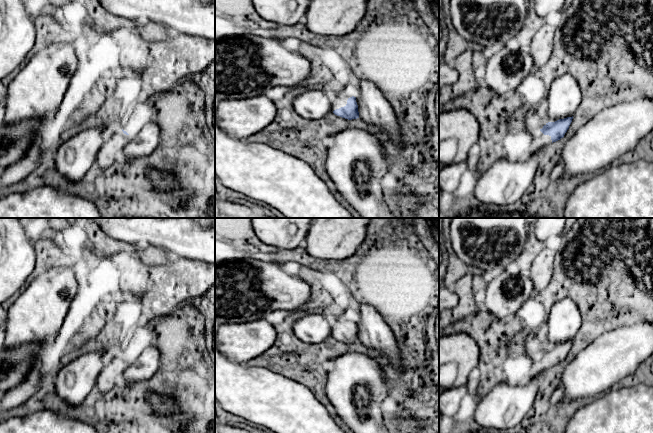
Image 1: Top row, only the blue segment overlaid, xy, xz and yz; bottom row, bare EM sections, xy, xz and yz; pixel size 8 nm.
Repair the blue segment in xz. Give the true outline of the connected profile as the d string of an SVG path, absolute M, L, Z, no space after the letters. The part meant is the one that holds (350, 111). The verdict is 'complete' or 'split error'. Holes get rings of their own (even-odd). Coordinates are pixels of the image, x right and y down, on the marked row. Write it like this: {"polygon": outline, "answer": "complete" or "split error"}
{"polygon": "M349 88L333 90L331 93L331 108L335 115L352 120L359 118L356 97Z", "answer": "split error"}

